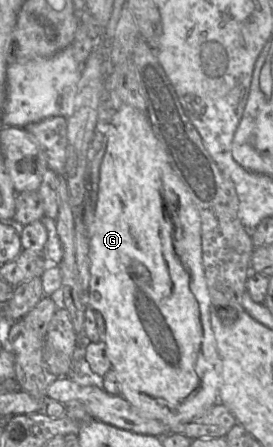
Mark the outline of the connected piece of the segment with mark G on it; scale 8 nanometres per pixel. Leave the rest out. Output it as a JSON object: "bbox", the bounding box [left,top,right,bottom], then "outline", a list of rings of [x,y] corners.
{"bbox":[86,106,222,425],"outline":[[[131,106],[116,110],[104,129],[106,150],[100,167],[98,197],[89,243],[89,288],[86,304],[103,315],[106,323],[105,343],[108,357],[120,384],[121,396],[148,418],[166,425],[177,425],[186,419],[202,414],[219,400],[222,360],[211,328],[211,299],[206,282],[202,256],[201,219],[192,198],[172,169],[168,157],[156,138],[146,112]]]}

